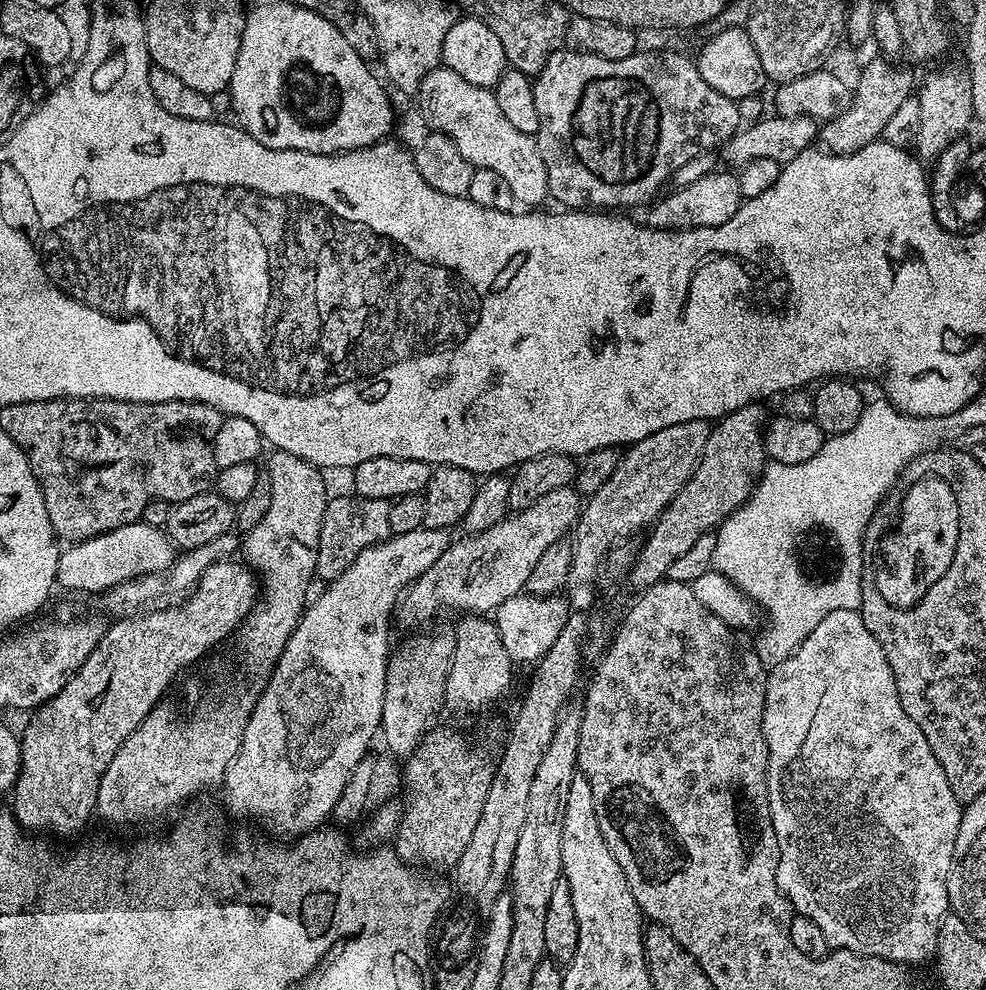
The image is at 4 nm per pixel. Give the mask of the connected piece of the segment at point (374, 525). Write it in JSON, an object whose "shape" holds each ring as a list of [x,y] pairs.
{"shape":[[[355,494],[329,499],[322,518],[316,576],[324,582],[333,580],[358,558],[358,554],[362,554],[362,550],[381,544],[391,535],[389,501]]]}

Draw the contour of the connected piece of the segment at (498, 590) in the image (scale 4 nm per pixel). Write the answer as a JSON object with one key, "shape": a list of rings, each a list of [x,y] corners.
{"shape":[[[575,487],[550,490],[529,508],[513,511],[490,530],[453,539],[452,545],[417,578],[402,596],[402,616],[408,624],[420,624],[436,616],[440,608],[459,614],[492,614],[510,598],[521,595],[542,554],[573,531],[582,511],[582,497]]]}

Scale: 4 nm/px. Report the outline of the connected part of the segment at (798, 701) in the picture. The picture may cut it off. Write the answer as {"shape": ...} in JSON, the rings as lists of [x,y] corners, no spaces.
{"shape":[[[834,610],[834,614],[826,614],[826,618],[822,618],[822,622],[818,622],[818,626],[814,626],[814,630],[810,630],[810,634],[806,634],[803,642],[779,666],[768,672],[768,689],[766,690],[766,706],[764,707],[764,741],[768,747],[768,801],[772,811],[774,834],[778,838],[778,846],[780,847],[780,861],[778,862],[776,881],[780,883],[780,891],[787,896],[788,901],[792,903],[793,909],[801,916],[814,918],[814,923],[822,929],[822,934],[826,934],[829,949],[859,952],[862,956],[877,956],[883,960],[893,960],[894,963],[905,966],[920,964],[923,960],[931,961],[936,954],[940,924],[950,912],[948,871],[952,869],[954,842],[958,838],[962,805],[958,798],[954,798],[954,790],[950,790],[950,786],[946,782],[946,774],[942,770],[938,758],[934,758],[934,750],[930,750],[930,742],[926,742],[926,734],[922,734],[922,730],[908,717],[906,710],[902,710],[900,691],[896,689],[894,674],[890,670],[890,662],[886,662],[886,654],[882,650],[882,646],[878,646],[878,638],[874,638],[874,634],[870,634],[870,630],[866,630],[866,622],[862,622],[859,611]]]}

